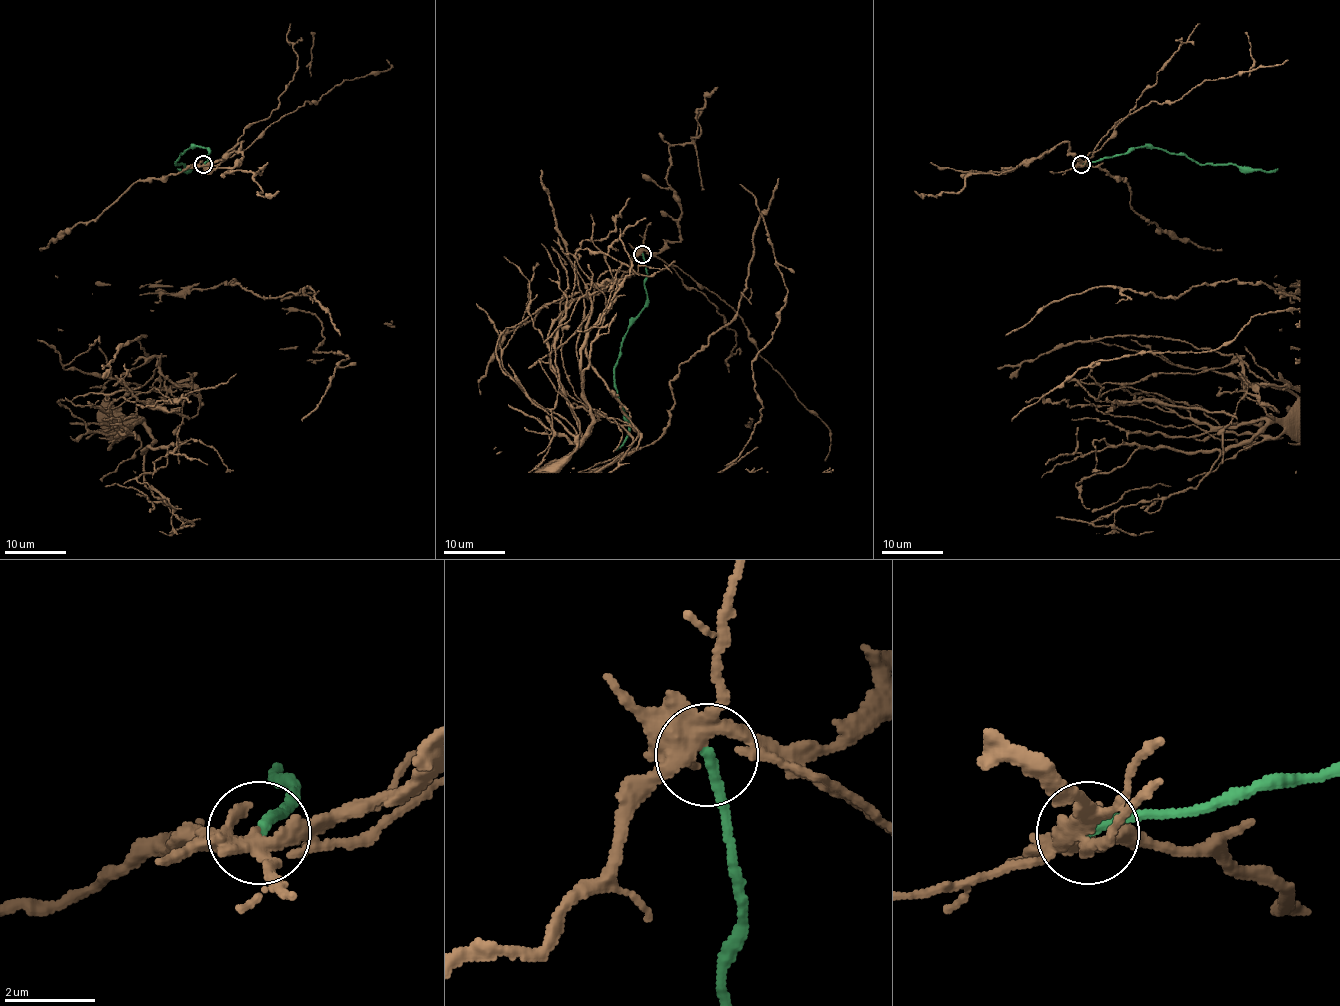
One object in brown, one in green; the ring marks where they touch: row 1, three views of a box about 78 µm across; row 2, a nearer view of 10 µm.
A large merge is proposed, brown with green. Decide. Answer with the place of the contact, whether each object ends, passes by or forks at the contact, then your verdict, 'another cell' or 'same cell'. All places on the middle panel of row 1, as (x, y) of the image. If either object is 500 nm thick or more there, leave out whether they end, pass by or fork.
at (642, 254); brown forks there; green ends there; another cell

